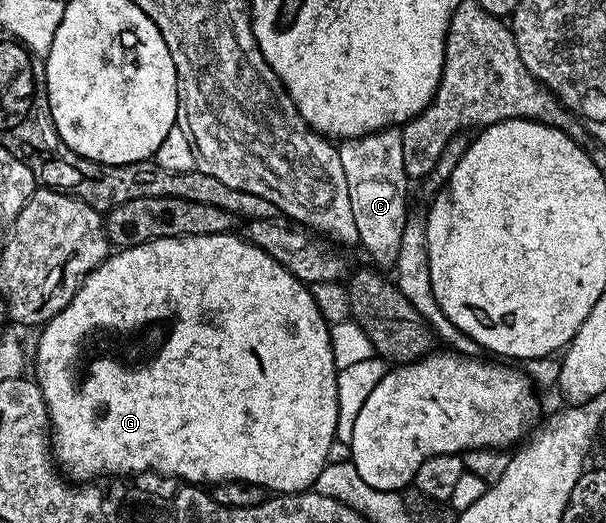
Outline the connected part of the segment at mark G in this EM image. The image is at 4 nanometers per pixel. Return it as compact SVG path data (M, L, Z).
M225 232L224 234L189 236L188 238L179 238L178 236L176 238L160 238L159 240L150 240L147 244L137 244L131 248L115 251L106 257L105 262L99 268L89 272L84 278L80 290L76 290L72 302L68 302L68 306L64 306L64 310L60 310L60 314L56 314L41 329L42 334L38 338L38 353L35 354L34 358L32 356L32 366L34 362L35 372L33 372L33 375L37 379L40 390L44 394L44 402L48 406L52 429L52 451L57 467L71 481L94 482L99 479L97 476L130 478L126 476L132 475L133 472L159 472L162 475L159 477L170 478L166 476L175 476L178 479L175 481L185 482L190 486L213 486L215 484L223 484L229 480L256 482L256 486L266 489L267 493L270 494L297 494L313 489L317 485L320 474L331 459L330 447L335 446L335 436L337 434L337 374L339 369L335 368L334 359L332 358L330 325L327 324L325 318L320 314L320 310L316 306L316 298L312 298L307 285L295 278L288 270L284 270L284 266L280 266L280 262L276 262L276 258L264 254L264 250L260 250L255 244L251 244L249 240L241 235L238 235L239 237L234 235L230 232Z

